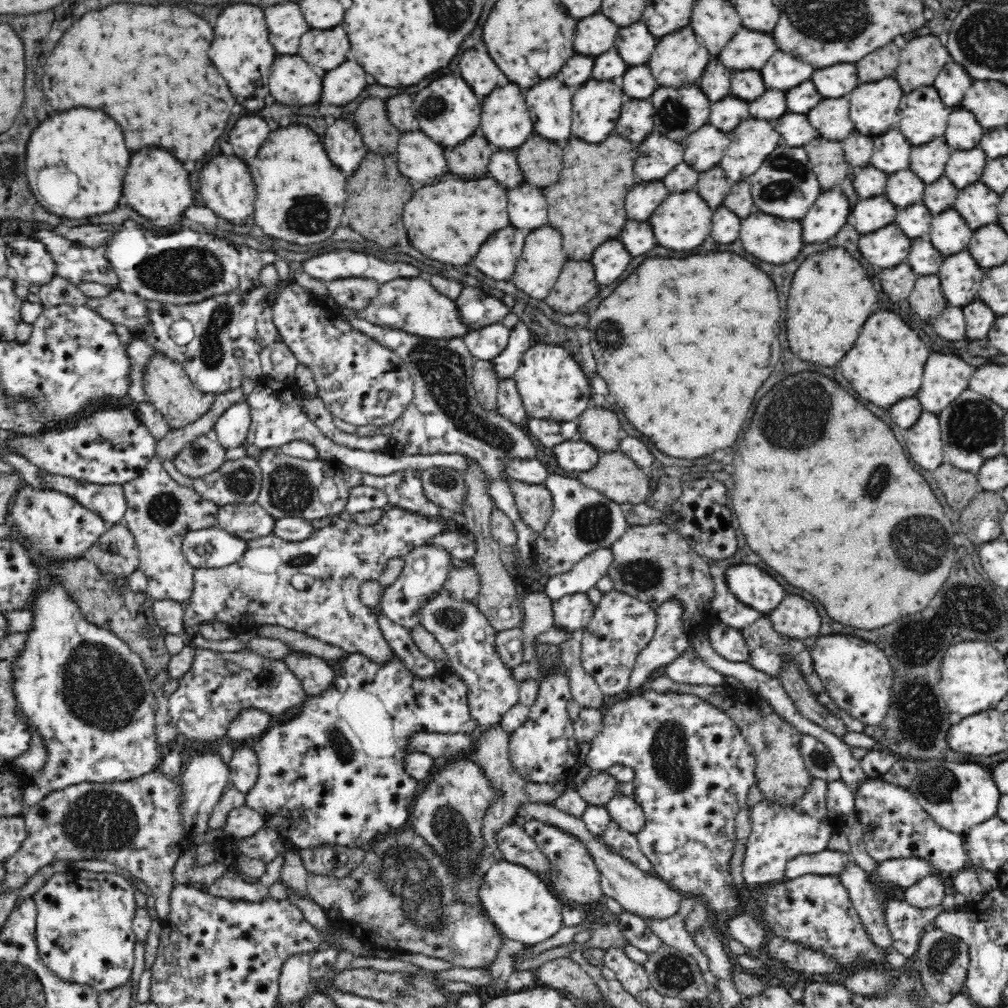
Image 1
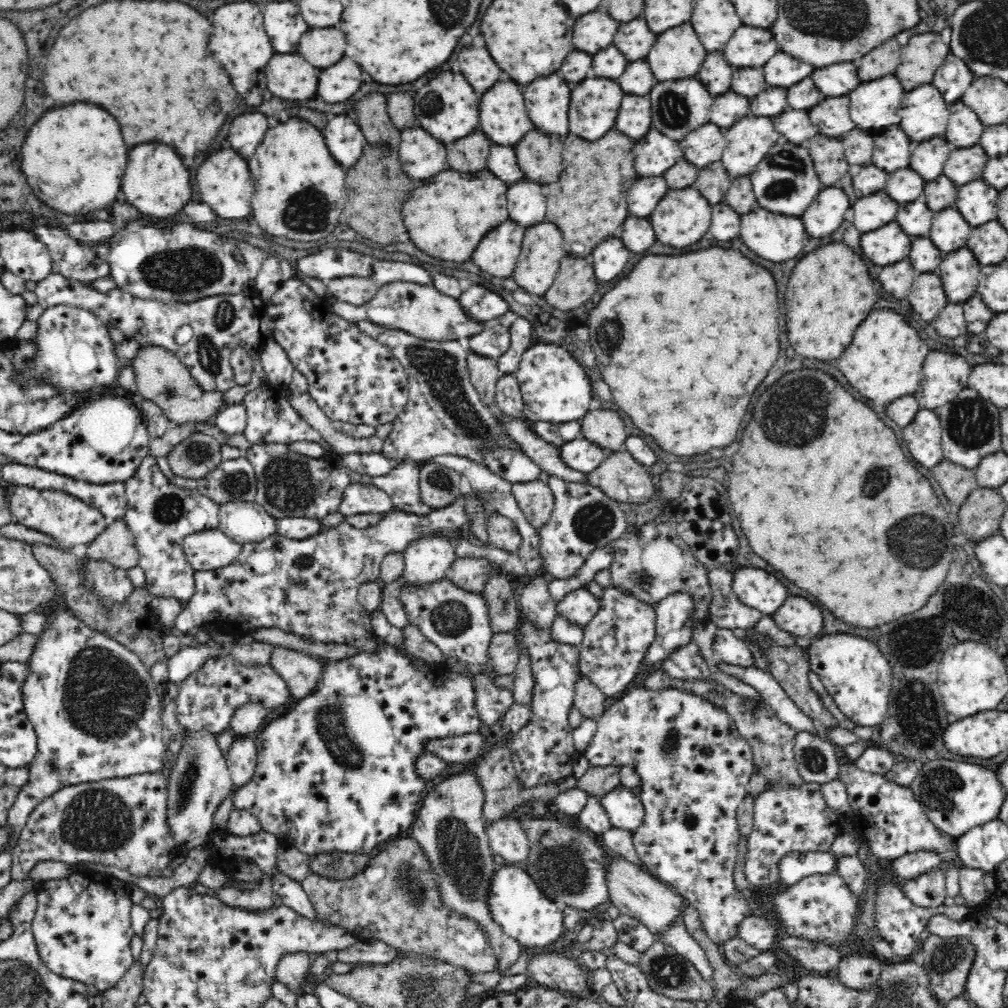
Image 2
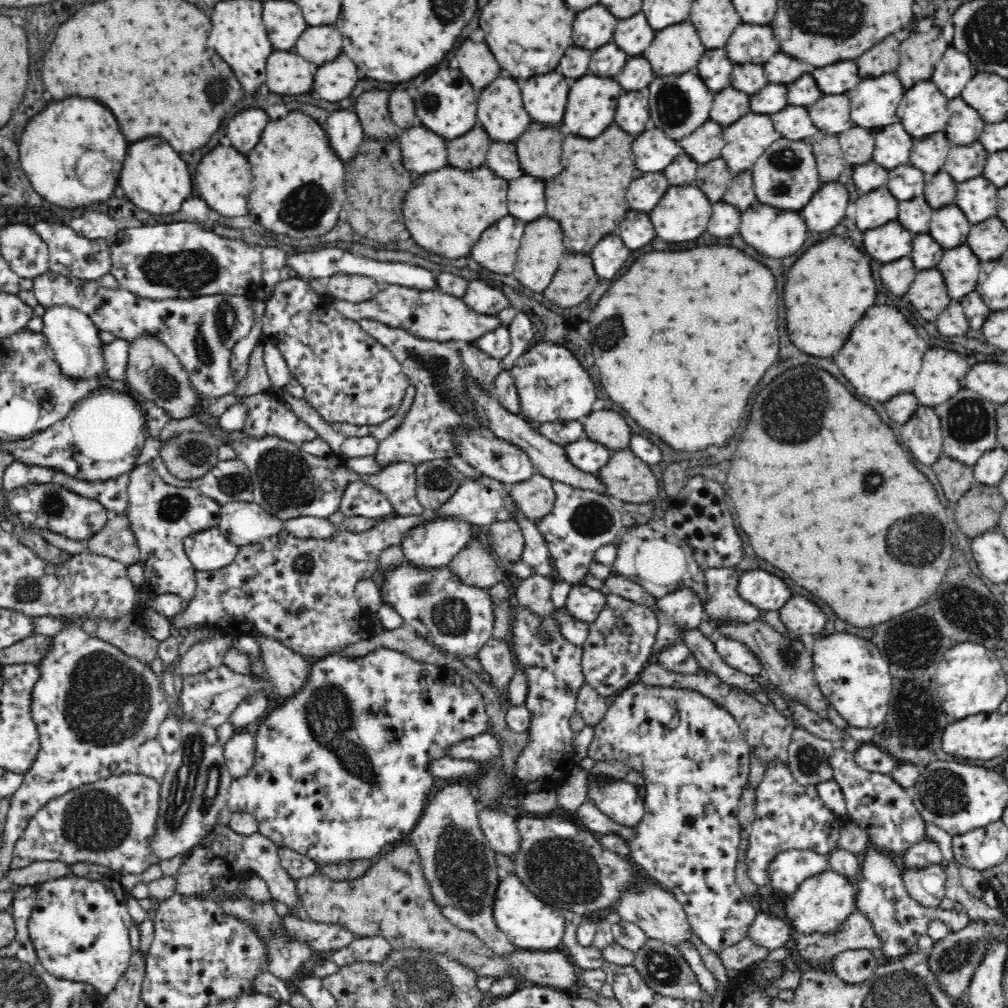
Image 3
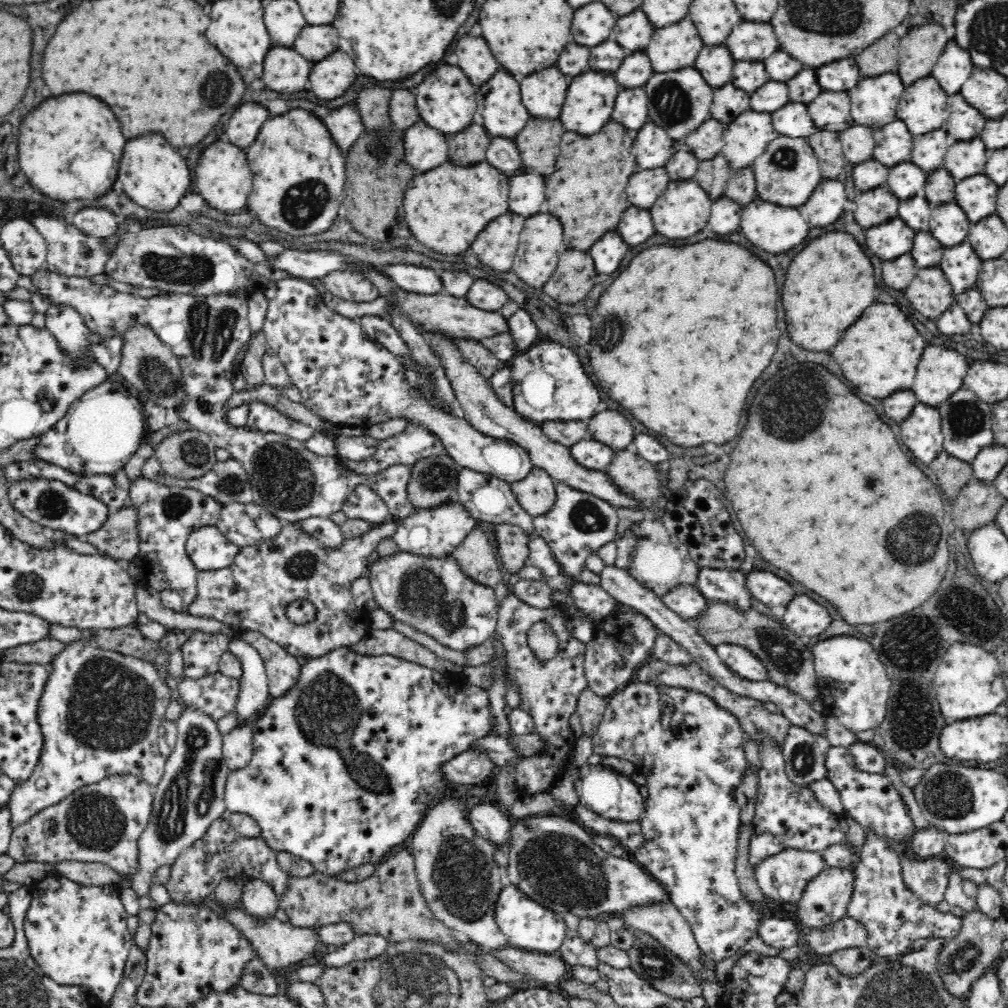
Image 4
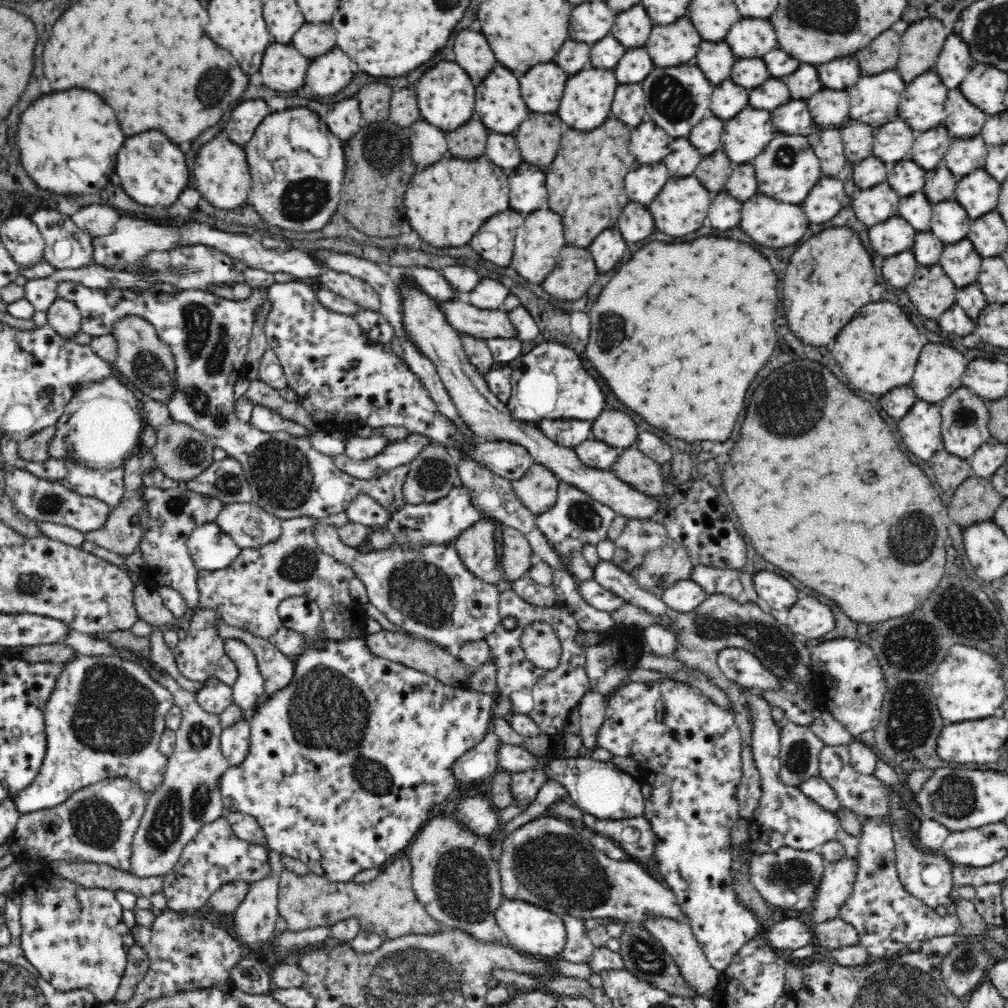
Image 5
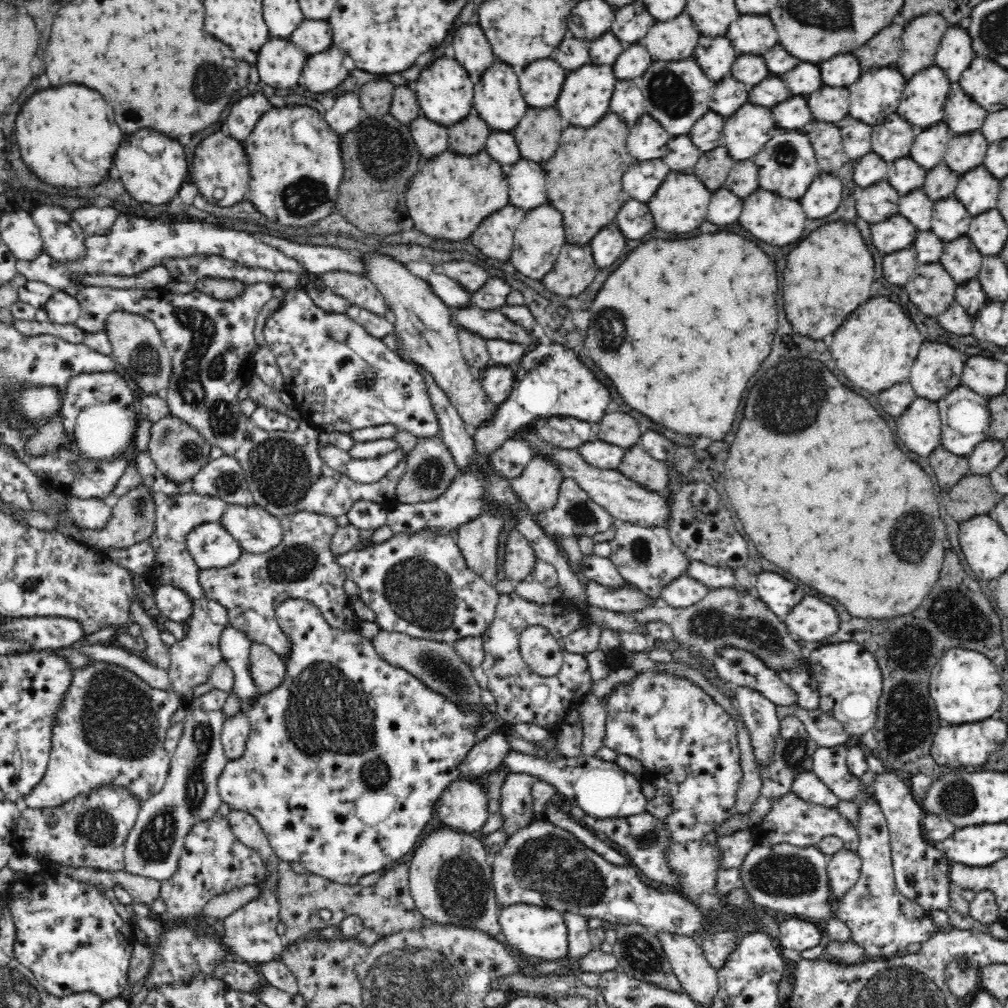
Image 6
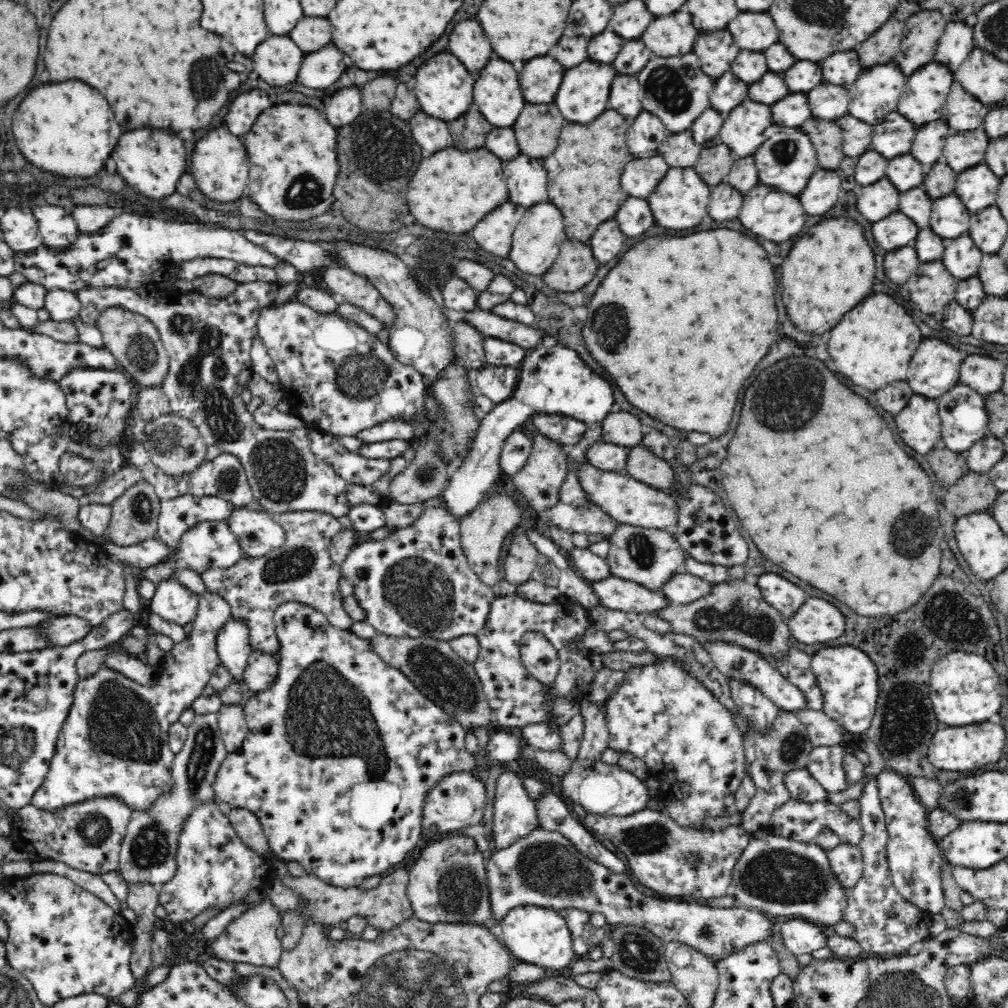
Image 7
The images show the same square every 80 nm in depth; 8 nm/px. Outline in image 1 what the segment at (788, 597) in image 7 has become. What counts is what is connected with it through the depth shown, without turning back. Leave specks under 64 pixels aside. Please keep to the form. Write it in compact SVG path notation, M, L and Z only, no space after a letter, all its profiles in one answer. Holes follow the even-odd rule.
M731 566L725 571L725 578L728 589L739 602L764 615L778 608L786 594L778 580L756 566Z

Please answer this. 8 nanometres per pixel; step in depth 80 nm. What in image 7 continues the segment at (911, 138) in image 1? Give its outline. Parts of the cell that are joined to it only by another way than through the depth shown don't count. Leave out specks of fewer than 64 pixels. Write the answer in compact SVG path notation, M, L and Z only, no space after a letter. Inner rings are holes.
M936 60L926 64L908 78L898 112L902 112L902 116L914 124L926 124L942 118L942 106L952 82L952 72L944 64Z

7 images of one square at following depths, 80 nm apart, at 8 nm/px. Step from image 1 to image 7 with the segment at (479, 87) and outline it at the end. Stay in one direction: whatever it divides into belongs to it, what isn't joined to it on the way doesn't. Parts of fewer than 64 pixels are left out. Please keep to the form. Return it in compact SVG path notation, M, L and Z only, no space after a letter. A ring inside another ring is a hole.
M460 20L452 28L450 50L462 60L462 64L472 72L475 79L494 54L488 38L484 36L482 26L476 20Z

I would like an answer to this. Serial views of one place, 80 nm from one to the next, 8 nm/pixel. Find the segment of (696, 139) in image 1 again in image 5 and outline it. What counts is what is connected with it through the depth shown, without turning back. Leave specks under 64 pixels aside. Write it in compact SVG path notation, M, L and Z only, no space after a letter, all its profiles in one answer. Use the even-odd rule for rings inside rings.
M716 116L704 118L692 128L688 139L700 154L708 156L714 150L723 148L721 137L724 126L725 121Z

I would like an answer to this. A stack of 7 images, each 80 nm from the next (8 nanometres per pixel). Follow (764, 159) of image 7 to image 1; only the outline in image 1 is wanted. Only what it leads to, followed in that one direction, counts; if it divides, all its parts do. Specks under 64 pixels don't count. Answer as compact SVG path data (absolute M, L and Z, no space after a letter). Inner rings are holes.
M780 140L780 144L766 156L764 161L758 171L748 178L755 206L772 216L780 216L786 220L801 220L822 192L820 181L811 168L806 149L792 148L784 140Z

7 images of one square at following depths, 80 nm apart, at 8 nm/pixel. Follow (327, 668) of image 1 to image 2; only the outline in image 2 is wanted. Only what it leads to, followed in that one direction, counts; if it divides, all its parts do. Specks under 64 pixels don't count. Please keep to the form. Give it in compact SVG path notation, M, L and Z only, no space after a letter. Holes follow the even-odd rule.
M272 645L269 666L286 681L290 697L306 696L322 678L322 660L292 649Z

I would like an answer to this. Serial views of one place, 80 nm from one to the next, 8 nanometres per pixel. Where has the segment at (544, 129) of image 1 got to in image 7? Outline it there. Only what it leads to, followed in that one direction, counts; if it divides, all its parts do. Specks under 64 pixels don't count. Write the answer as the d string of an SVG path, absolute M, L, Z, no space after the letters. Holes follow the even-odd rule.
M536 56L534 60L528 60L522 68L520 84L526 103L548 104L554 100L556 90L560 86L560 80L564 76L564 66L560 66L550 56Z

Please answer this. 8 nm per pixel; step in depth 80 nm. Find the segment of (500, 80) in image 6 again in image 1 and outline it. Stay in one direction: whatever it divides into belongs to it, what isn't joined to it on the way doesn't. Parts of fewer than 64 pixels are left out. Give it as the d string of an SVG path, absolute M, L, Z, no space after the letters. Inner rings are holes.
M500 86L484 98L481 106L484 138L498 148L516 148L534 132L524 96L518 86Z

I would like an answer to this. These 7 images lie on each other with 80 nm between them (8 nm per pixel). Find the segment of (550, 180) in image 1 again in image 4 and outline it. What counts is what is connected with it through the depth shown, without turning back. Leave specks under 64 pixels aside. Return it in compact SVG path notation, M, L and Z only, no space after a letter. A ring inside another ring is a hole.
M528 119L525 128L514 137L524 166L536 174L552 174L558 158L558 144L564 134L560 120Z

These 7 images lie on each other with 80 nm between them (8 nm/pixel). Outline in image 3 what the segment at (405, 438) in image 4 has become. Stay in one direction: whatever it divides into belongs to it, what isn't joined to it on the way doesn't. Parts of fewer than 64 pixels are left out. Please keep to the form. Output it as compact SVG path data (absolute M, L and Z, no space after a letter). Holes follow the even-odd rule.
M365 318L359 320L362 330L373 336L380 344L393 352L394 358L402 365L403 373L409 382L416 387L413 405L404 419L402 425L381 440L376 452L373 454L376 465L384 468L394 463L410 463L417 465L436 458L454 457L454 441L450 435L450 428L458 424L467 424L479 430L486 437L494 437L490 429L484 429L478 419L472 401L464 393L462 372L463 364L458 350L452 349L449 342L438 342L421 339L410 335L408 331L394 328L374 320Z

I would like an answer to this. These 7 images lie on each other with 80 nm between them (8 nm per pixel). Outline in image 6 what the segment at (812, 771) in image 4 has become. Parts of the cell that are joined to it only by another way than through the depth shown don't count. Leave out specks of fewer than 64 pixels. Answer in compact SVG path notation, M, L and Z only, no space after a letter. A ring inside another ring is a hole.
M786 715L780 720L780 729L777 733L777 738L772 746L771 760L768 762L756 762L758 767L758 777L762 781L760 786L760 794L757 796L757 801L754 806L751 806L750 812L747 812L747 824L751 829L755 830L758 822L760 822L767 812L770 812L771 804L774 799L786 796L791 792L792 780L796 774L812 771L812 756L815 750L819 747L816 741L812 740L805 730L805 725L793 715Z

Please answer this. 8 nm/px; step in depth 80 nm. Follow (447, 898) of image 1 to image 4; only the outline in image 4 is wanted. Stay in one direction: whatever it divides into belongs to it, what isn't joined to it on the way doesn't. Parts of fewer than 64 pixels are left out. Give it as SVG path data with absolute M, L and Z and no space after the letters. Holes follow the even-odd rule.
M403 849L388 858L386 862L380 863L375 873L366 880L346 882L318 872L307 877L288 875L286 890L284 894L279 895L278 908L284 910L288 916L288 922L298 928L314 928L349 922L353 924L356 935L380 935L386 938L388 943L402 942L411 938L437 942L446 948L459 948L459 950L471 950L471 952L477 950L481 954L479 963L485 976L497 978L500 983L522 982L525 977L521 972L511 969L496 957L492 957L490 953L486 953L489 950L461 937L434 916L418 889L414 868L415 861L412 853Z

